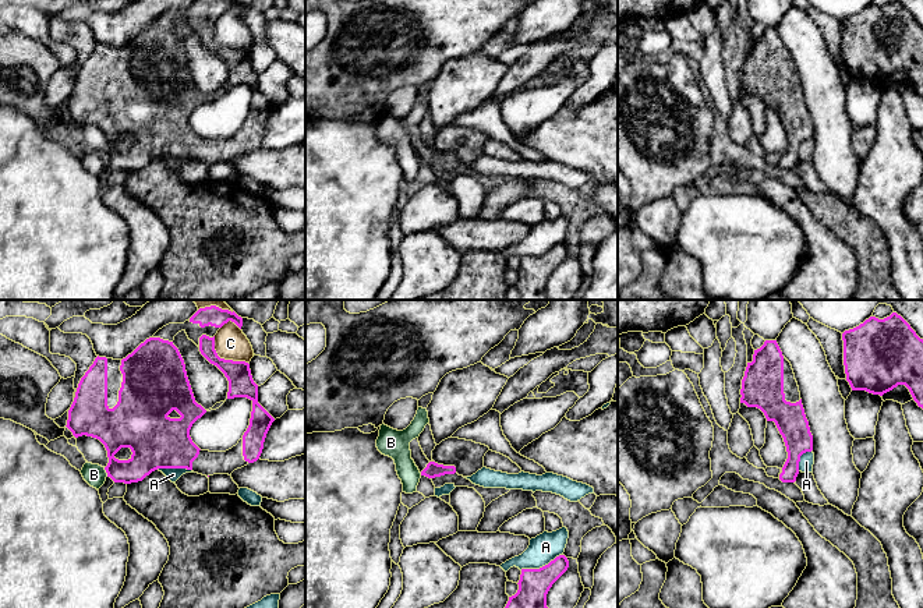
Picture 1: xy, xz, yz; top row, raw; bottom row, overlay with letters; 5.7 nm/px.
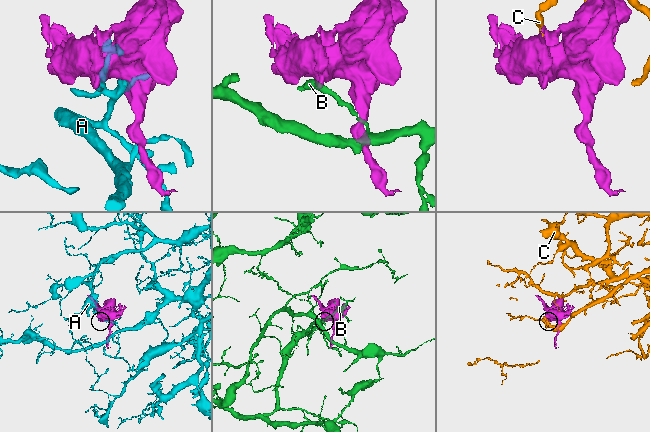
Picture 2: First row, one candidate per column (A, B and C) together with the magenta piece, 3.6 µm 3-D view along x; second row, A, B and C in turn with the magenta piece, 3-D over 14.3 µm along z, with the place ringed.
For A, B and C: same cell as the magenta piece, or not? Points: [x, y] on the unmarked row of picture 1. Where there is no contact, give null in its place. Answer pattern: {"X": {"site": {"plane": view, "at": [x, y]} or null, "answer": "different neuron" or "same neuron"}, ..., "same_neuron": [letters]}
{"A": {"site": {"plane": "xz", "at": [543, 254]}, "answer": "different neuron"}, "B": {"site": {"plane": "xy", "at": [106, 159]}, "answer": "different neuron"}, "C": {"site": {"plane": "xy", "at": [223, 46]}, "answer": "different neuron"}, "same_neuron": []}

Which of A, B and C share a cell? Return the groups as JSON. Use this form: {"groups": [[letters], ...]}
{"groups": [["A"], ["B"], ["C"]]}

